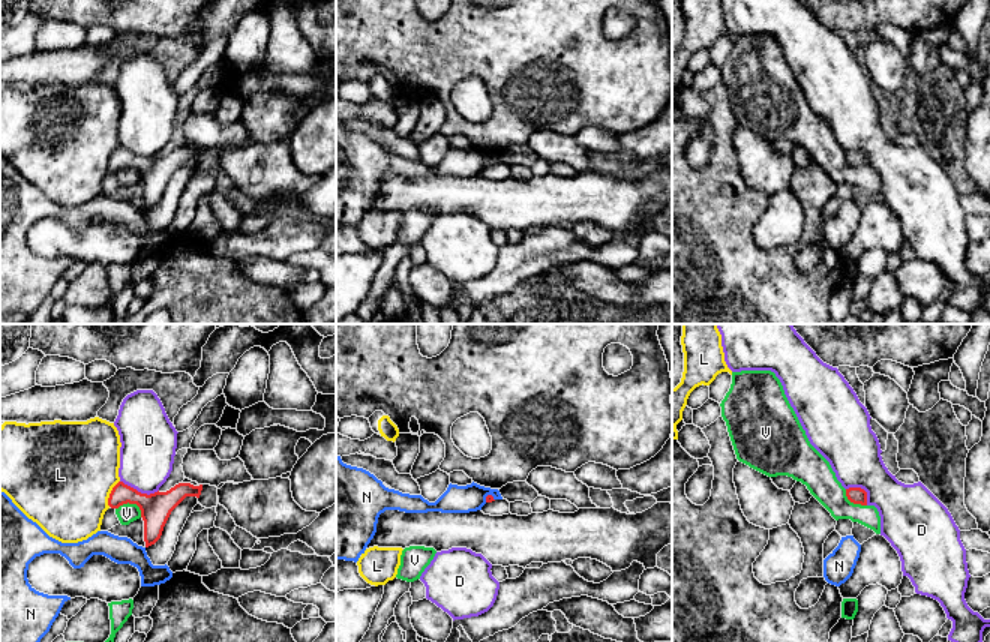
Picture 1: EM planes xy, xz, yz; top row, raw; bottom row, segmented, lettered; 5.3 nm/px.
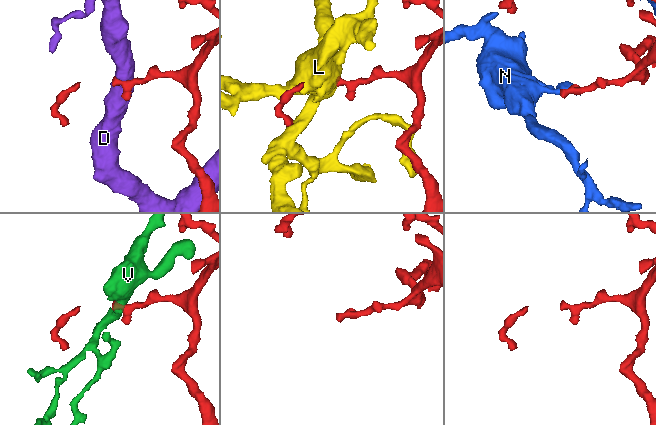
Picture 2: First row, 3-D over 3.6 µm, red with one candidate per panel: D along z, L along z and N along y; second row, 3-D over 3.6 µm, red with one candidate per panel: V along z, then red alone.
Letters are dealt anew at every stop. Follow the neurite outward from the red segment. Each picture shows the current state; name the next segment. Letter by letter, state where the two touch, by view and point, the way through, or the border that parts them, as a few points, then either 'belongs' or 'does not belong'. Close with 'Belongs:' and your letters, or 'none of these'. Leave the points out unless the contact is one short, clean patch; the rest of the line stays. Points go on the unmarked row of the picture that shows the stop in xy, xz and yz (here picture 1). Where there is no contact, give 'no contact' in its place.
D: contact xy (140, 156); border xy (120, 144), (141, 156), (153, 158), (158, 155); does not belong
L: contact xy (110, 158); border xy (119, 144), (110, 158), (108, 170); does not belong
N: contact xz (488, 159); border xz (494, 161), (488, 159), (485, 165); does not belong
V: contact xy (132, 167); border xy (116, 173), (134, 167), (141, 180); does not belong
Belongs: none of these

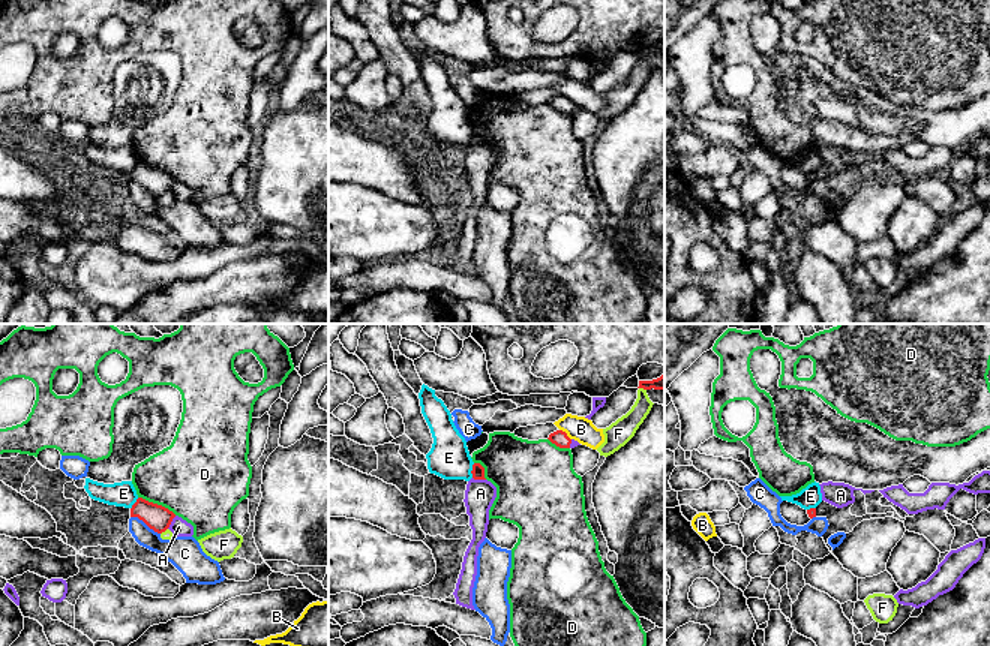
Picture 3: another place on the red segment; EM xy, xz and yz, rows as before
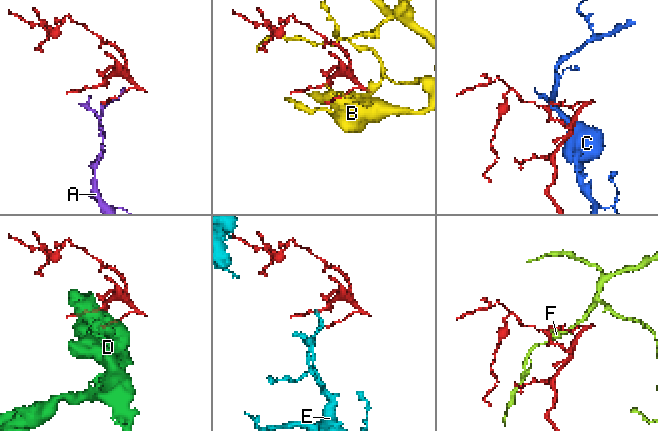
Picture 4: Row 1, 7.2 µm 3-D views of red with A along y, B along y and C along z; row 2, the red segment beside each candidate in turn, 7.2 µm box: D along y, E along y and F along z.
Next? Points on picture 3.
A: contact xy (171, 185); does not belong
B: contact xz (566, 98); does not belong
C: contact xy (146, 188); border xy (131, 180), (143, 185), (159, 198); does not belong
D: contact xy (156, 168); does not belong
E: contact xz (471, 135); border xz (474, 128), (471, 141); does not belong
F: contact xy (164, 195); does not belong
Belongs: none of these

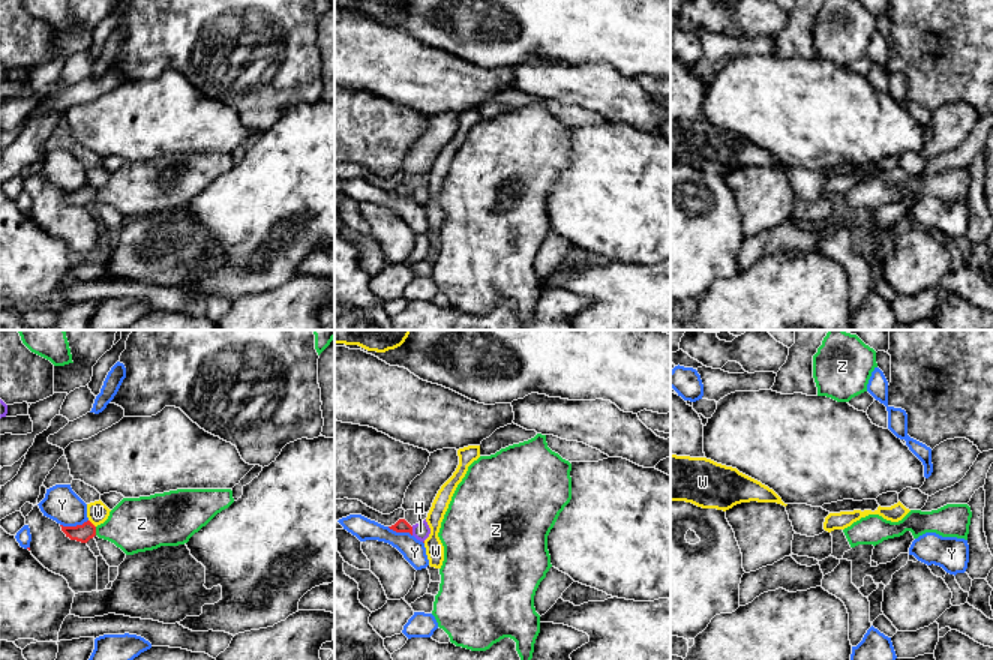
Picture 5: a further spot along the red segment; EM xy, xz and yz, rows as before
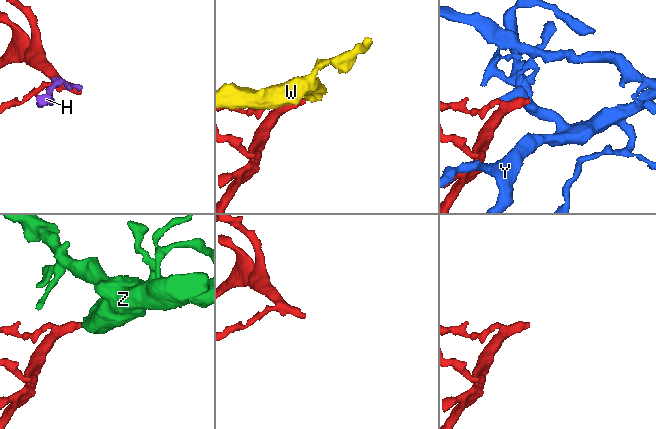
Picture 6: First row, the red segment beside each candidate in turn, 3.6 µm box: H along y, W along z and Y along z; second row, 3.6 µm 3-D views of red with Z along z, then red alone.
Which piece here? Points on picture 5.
H: contact xz (411, 195); does not belong
W: contact xy (92, 188); border xy (89, 183), (95, 191); does not belong
Y: contact xy (74, 191); does not belong
Z: contact xy (95, 195); way xy (83, 197), (95, 195), (135, 189); belongs
Belongs: Z

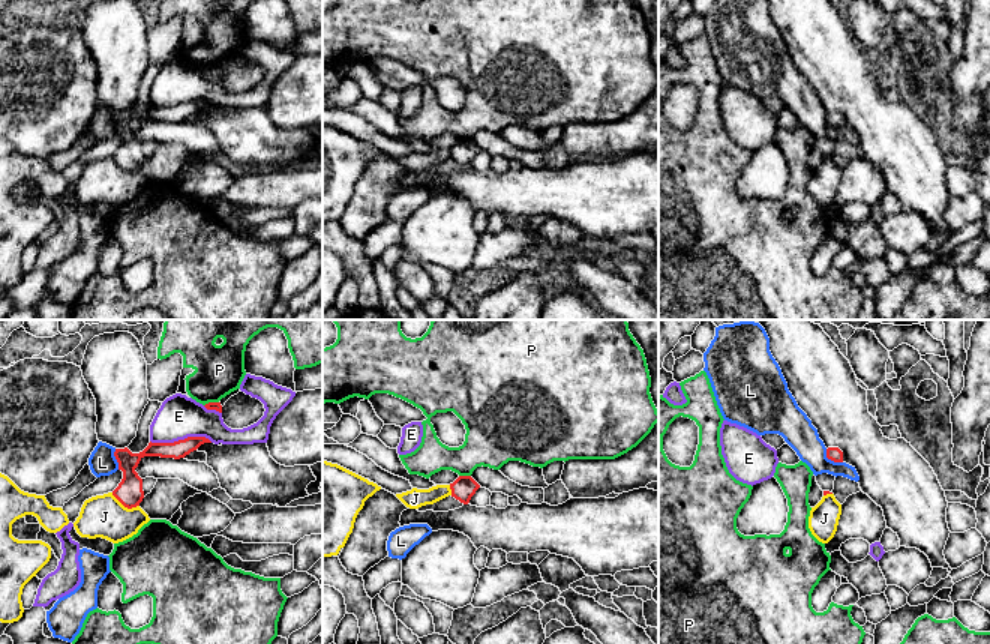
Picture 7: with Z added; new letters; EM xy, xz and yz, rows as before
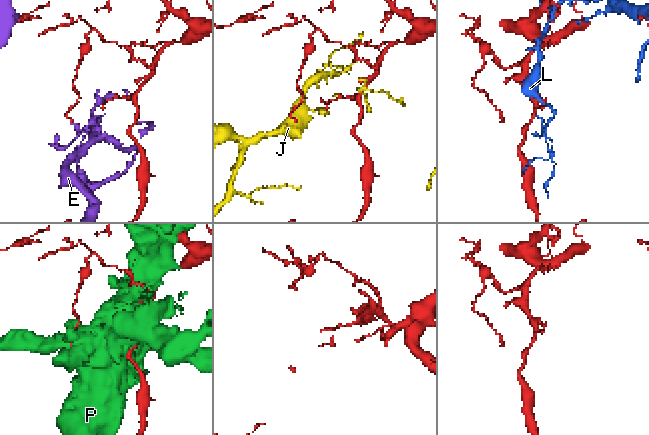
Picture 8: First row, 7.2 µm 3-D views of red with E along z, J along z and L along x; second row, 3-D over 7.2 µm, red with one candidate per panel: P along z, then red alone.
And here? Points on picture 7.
E: contact xy (182, 104); does not belong
J: contact xy (125, 170); border xy (111, 156), (125, 170), (138, 170); does not belong
L: contact yz (831, 123); does not belong
P: contact xz (465, 140); does not belong
Belongs: none of these

